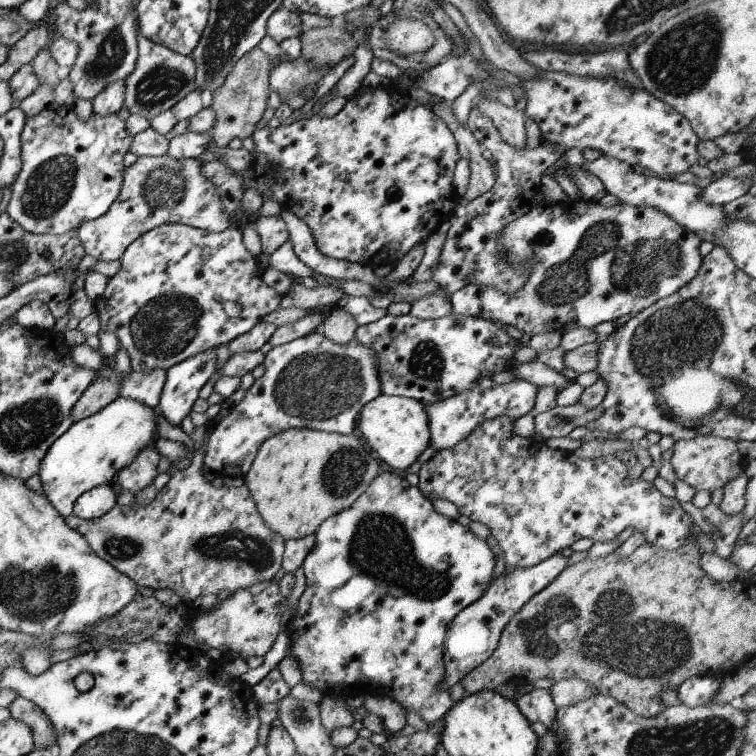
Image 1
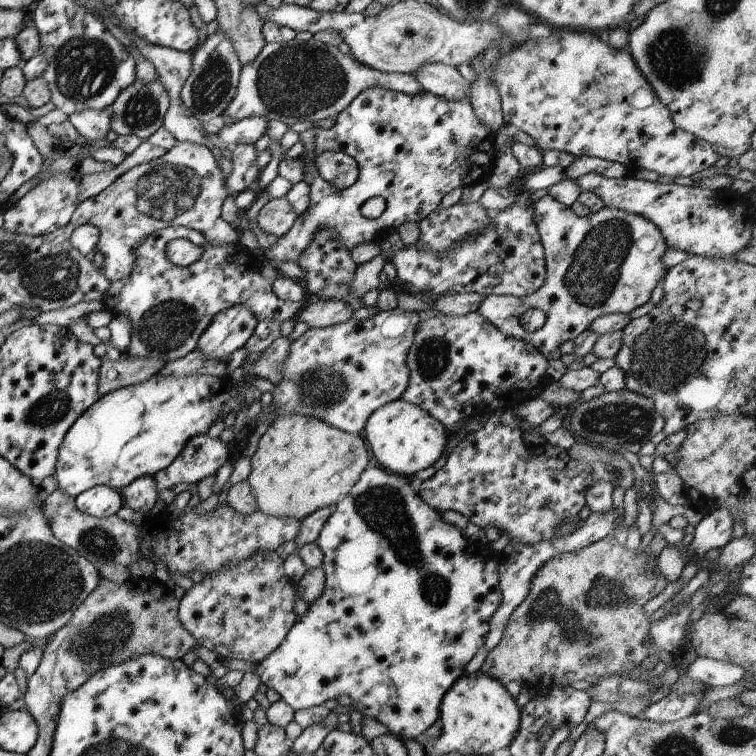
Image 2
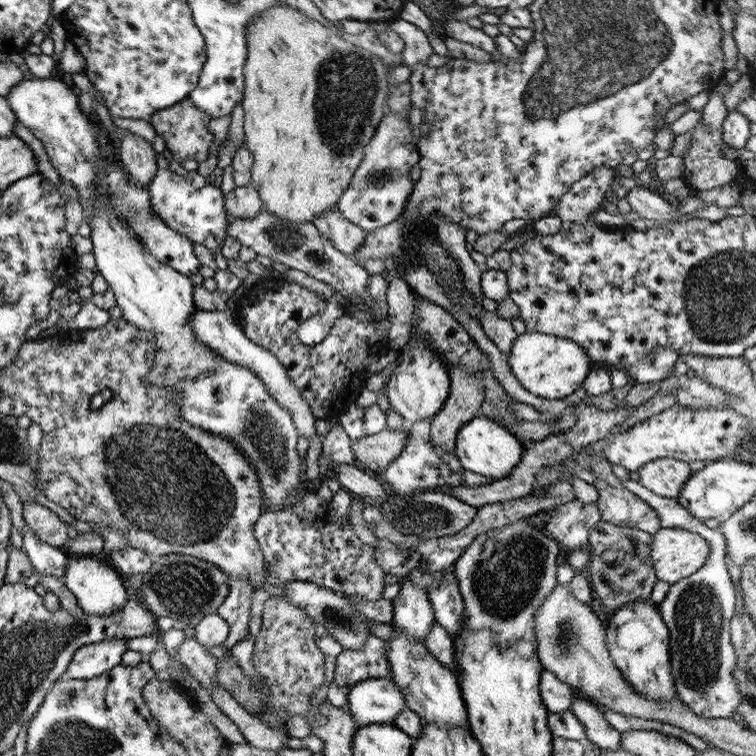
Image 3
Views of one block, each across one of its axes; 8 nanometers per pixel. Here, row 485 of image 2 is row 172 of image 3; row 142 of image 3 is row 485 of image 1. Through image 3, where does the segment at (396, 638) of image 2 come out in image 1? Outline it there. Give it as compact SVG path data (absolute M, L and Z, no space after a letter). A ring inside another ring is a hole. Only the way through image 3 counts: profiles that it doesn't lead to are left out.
M381 471L371 479L371 482L367 485L367 488L352 502L350 507L340 510L337 514L326 518L314 532L314 543L312 549L304 556L303 562L301 564L304 572L305 586L303 592L299 595L299 598L296 602L297 611L295 616L291 618L287 628L286 635L288 636L290 647L288 655L293 656L295 662L298 664L299 672L301 675L300 682L307 684L307 686L316 687L316 689L322 693L343 693L348 688L357 688L357 690L363 690L366 694L373 694L379 697L387 697L391 700L394 700L397 704L400 704L404 710L415 710L417 714L421 717L423 722L426 722L427 725L433 725L437 723L444 714L451 708L453 704L451 697L449 696L447 689L442 689L439 684L442 682L444 675L444 664L442 661L442 652L443 652L443 639L445 636L445 631L447 630L448 624L453 620L453 617L461 612L466 606L469 606L472 602L475 602L478 598L483 596L483 593L488 589L488 585L492 582L493 579L493 566L494 566L494 557L491 554L491 550L487 547L485 540L476 538L473 533L471 533L468 527L464 527L457 521L448 519L446 516L441 516L438 512L435 512L432 502L427 500L423 496L422 491L420 491L416 486L411 486L405 480L405 476L401 477L398 472L394 471Z

